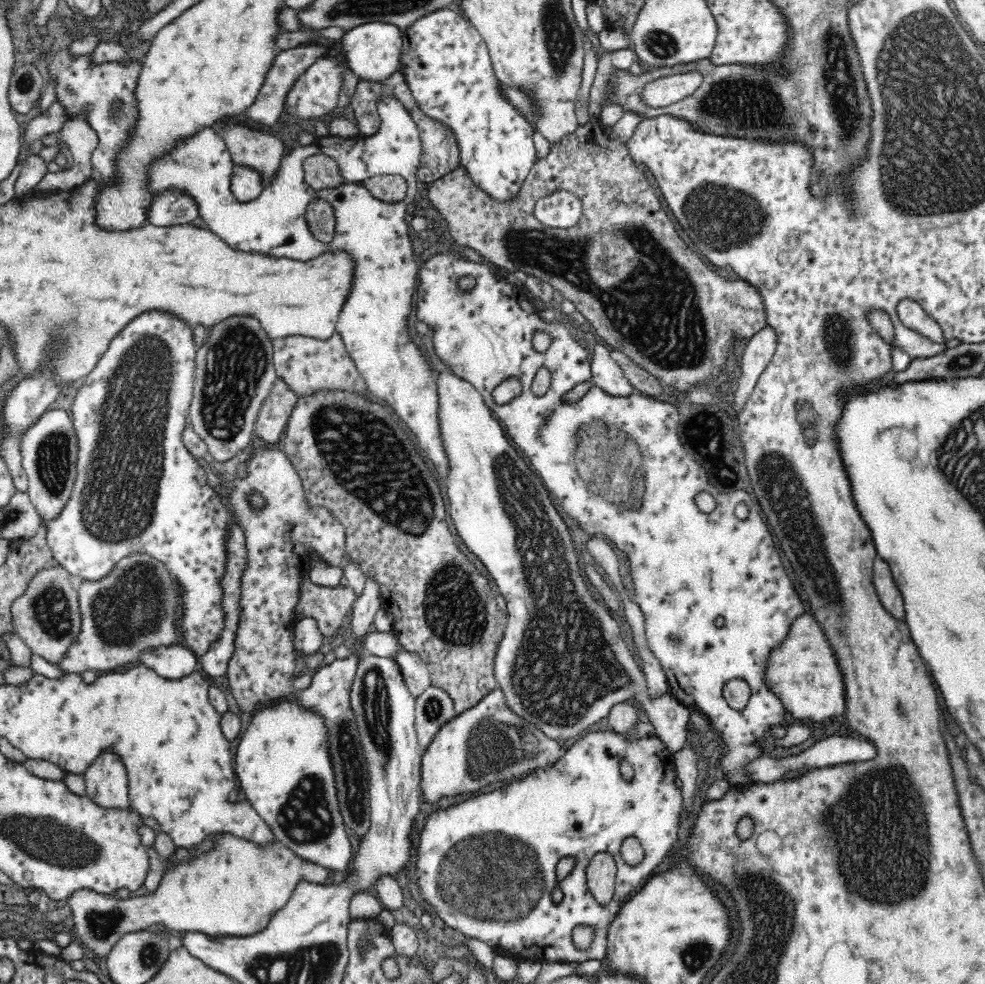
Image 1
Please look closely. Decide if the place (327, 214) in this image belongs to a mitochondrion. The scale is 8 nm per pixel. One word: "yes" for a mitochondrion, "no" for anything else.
yes

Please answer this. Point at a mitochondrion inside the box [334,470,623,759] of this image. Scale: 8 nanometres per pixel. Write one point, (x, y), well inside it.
(455, 610)

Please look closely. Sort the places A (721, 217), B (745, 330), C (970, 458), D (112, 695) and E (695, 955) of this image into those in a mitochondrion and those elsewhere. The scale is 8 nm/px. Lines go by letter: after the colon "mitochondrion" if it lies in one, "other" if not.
A: mitochondrion
B: other
C: mitochondrion
D: other
E: mitochondrion

